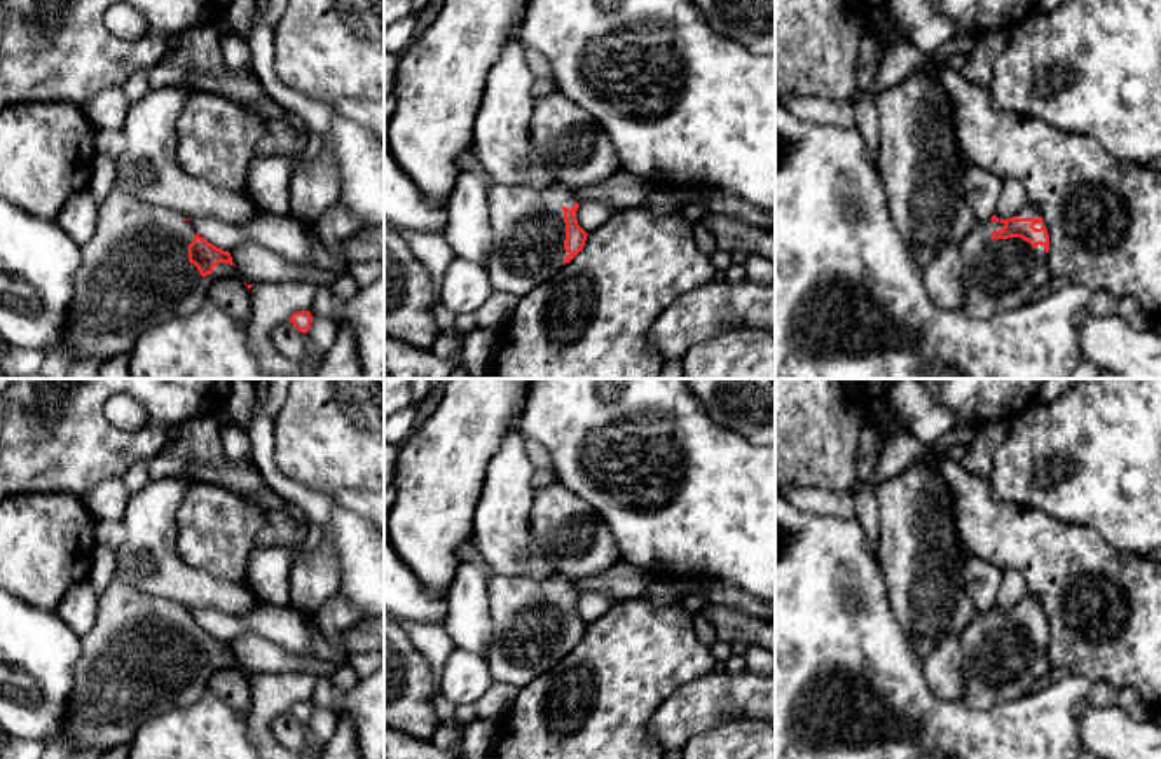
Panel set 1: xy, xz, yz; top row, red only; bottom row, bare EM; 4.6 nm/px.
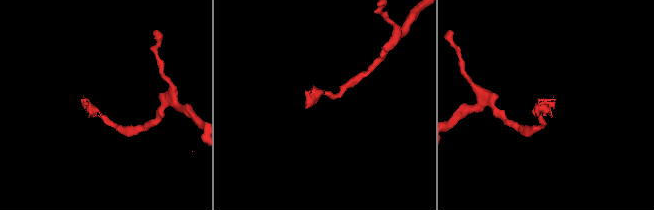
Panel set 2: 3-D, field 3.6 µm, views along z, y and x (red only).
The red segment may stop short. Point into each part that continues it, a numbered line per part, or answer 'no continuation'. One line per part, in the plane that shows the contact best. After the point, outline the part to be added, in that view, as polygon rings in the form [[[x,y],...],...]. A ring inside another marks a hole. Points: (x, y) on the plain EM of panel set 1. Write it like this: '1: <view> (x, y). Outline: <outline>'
1: yz (987, 683). Outline: [[[976,612],[960,633],[964,658],[964,700],[976,708],[988,708],[1002,701],[1014,701],[1032,691],[1035,680],[1051,670],[1044,637],[1034,639],[1021,628],[992,630],[993,621],[1004,619],[1000,612]]]

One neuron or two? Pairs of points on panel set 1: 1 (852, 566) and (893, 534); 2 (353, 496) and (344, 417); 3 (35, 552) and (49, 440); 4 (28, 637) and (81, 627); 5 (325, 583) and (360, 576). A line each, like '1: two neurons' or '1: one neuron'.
1: two neurons
2: two neurons
3: two neurons
4: two neurons
5: two neurons

